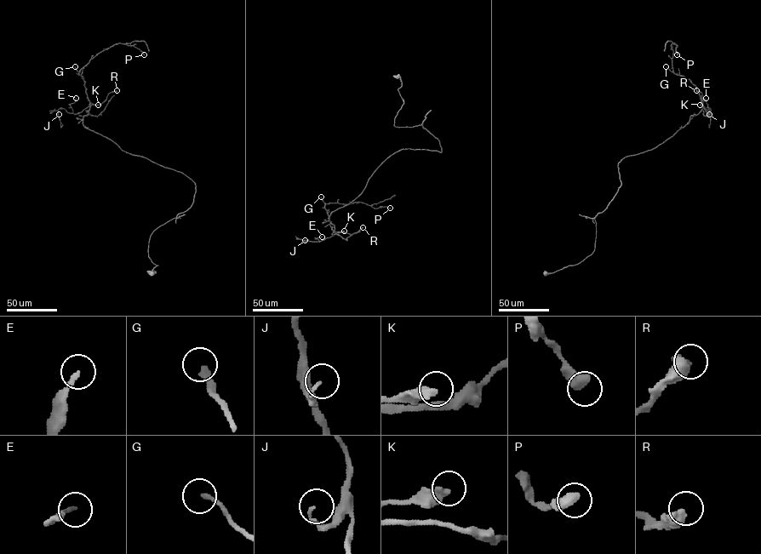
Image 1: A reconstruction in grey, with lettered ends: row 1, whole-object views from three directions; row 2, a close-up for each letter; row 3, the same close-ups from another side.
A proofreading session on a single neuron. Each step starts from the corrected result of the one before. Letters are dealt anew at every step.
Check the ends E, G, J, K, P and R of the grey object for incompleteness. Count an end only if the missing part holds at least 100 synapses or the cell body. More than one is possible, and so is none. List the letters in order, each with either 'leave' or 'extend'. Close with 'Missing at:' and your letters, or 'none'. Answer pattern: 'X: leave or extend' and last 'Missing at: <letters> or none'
E: leave
G: leave
J: leave
K: leave
P: leave
R: leave
Missing at: none

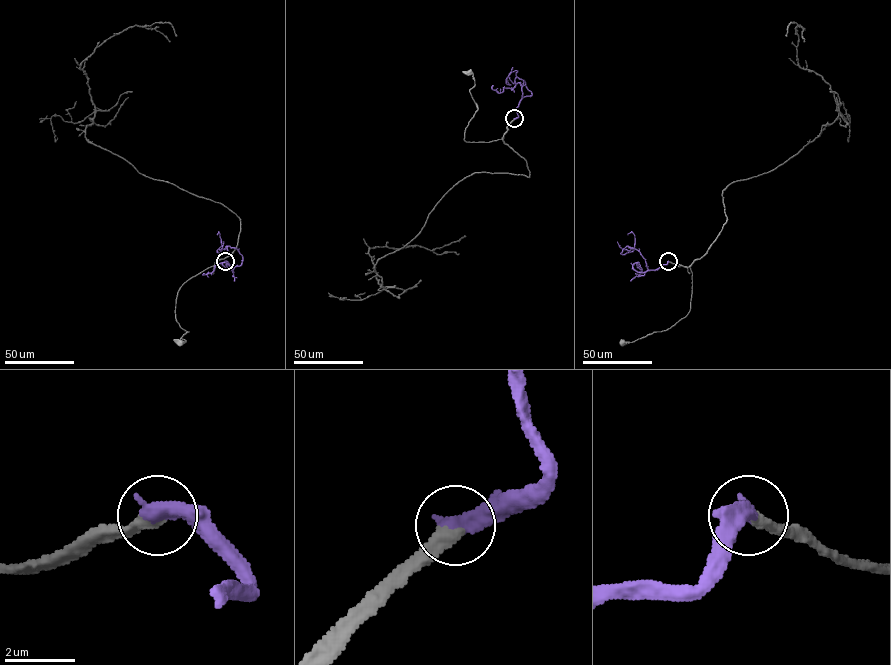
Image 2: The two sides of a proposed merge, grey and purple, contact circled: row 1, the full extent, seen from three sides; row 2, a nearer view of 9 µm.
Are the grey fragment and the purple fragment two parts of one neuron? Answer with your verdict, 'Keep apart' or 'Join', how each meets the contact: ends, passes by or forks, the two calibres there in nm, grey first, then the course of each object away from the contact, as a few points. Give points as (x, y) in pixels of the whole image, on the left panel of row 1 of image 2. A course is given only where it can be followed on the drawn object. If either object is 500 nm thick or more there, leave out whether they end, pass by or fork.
Join. Thickness 400 nm (grey) against 550 nm. Course of grey: (226, 261), (209, 267), (180, 287), (175, 318), (189, 332), (180, 338), (185, 342), (180, 342). Course of purple: (226, 261), (232, 270), (241, 264), (242, 256), (229, 246), (227, 253), (217, 252), (221, 245), (217, 234)

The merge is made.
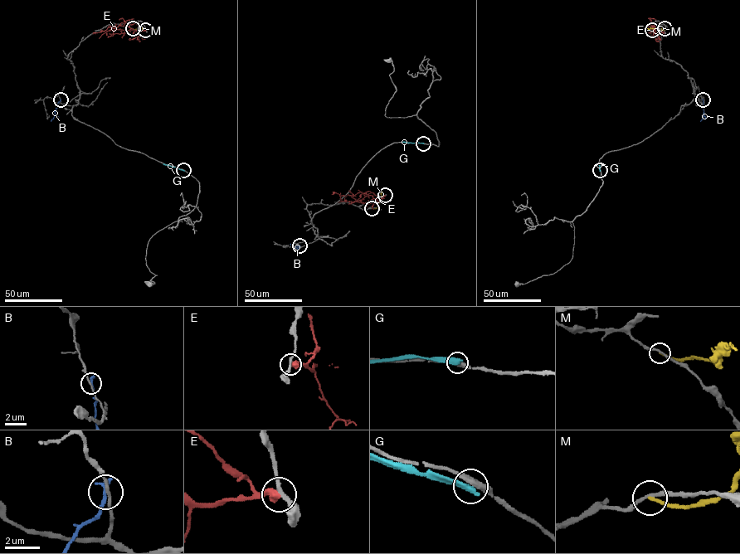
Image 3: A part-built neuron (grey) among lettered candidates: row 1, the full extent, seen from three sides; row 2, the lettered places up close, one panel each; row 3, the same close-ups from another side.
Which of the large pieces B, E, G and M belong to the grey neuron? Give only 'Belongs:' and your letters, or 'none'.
Belongs: none

